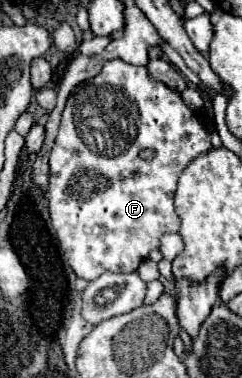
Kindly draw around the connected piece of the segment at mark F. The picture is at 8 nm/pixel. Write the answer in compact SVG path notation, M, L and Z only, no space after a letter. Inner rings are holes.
M109 60L97 76L77 84L61 114L59 134L49 156L51 176L47 188L49 214L57 231L57 242L75 274L93 280L105 270L133 272L153 248L159 248L159 238L163 234L179 232L181 218L177 218L173 206L179 176L195 156L209 148L207 130L183 104L179 92L151 80L145 66ZM143 148L153 148L155 158L141 160L139 150Z

